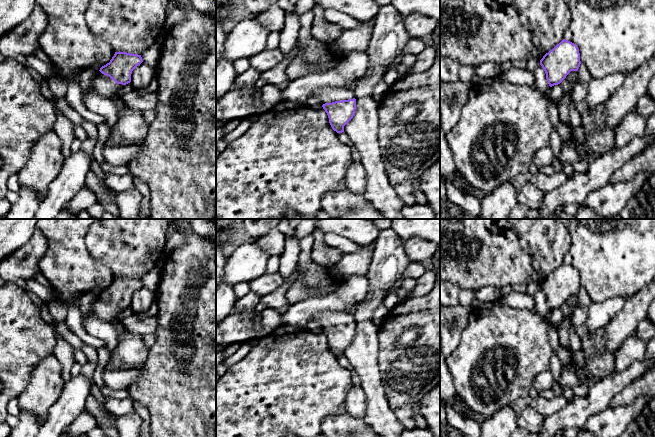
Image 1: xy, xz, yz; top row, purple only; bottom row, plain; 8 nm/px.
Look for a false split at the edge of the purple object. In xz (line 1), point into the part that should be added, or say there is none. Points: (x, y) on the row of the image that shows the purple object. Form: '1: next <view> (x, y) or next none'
1: next xz (329, 94)

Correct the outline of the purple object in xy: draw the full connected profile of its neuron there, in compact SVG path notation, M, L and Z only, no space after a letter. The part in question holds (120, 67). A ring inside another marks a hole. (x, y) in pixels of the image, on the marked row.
M115 52L110 62L92 76L90 87L83 93L114 99L122 87L131 82L132 71L142 62L141 55Z

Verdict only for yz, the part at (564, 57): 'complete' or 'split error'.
split error

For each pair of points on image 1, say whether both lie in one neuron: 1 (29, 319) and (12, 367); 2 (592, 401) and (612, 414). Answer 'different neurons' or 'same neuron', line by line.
1: same neuron
2: different neurons

